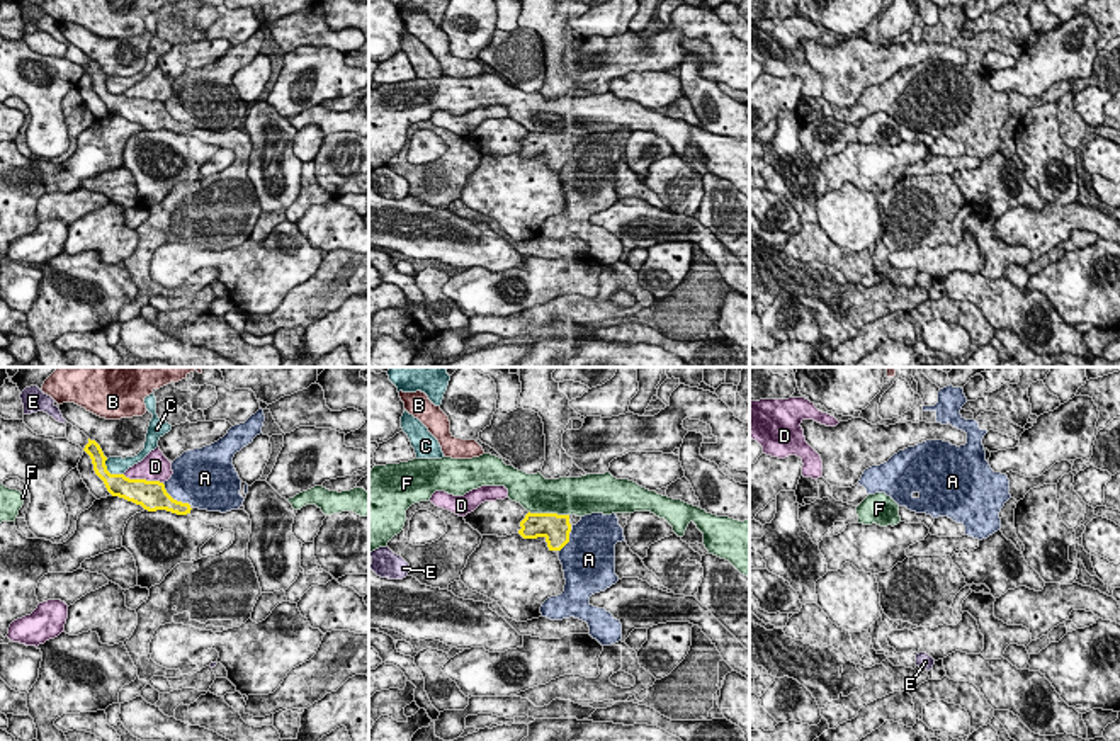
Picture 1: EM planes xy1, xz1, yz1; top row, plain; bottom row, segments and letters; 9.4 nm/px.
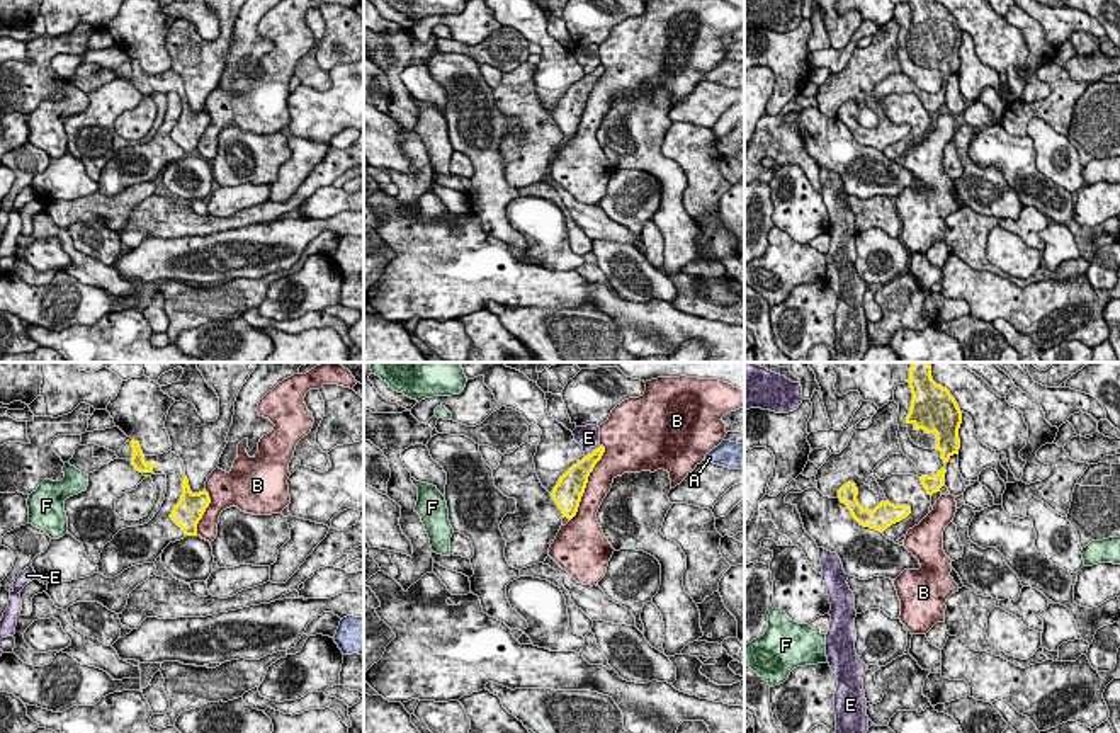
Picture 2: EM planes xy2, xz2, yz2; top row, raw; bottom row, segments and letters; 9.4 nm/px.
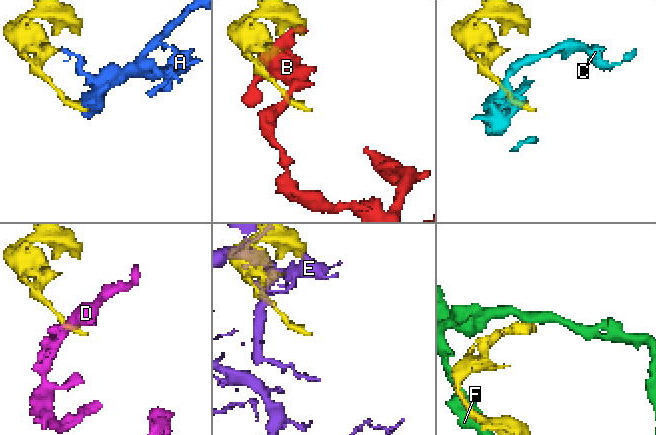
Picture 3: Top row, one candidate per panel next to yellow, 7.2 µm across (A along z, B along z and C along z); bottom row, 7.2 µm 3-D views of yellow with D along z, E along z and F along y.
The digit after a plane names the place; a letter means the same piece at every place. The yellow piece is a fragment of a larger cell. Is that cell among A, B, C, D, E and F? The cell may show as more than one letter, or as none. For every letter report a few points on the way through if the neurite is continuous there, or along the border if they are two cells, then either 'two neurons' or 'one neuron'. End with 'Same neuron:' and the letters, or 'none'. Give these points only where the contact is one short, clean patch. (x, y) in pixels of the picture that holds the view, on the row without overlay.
A: two neurons
B: two neurons
C: border xy1 (104, 80), (111, 92), (123, 94); two neurons
D: two neurons
E: two neurons
F: border xz1 (529, 130), (568, 135); two neurons
Same neuron: none

